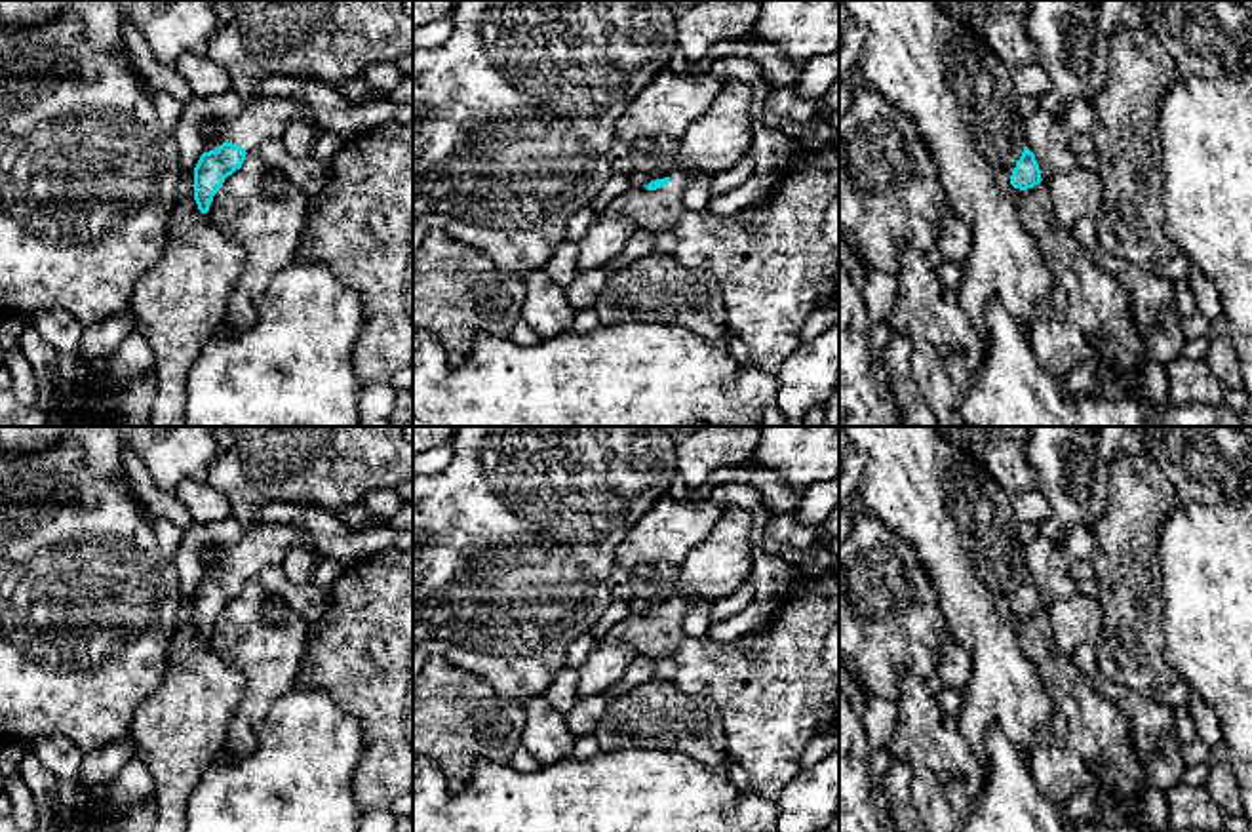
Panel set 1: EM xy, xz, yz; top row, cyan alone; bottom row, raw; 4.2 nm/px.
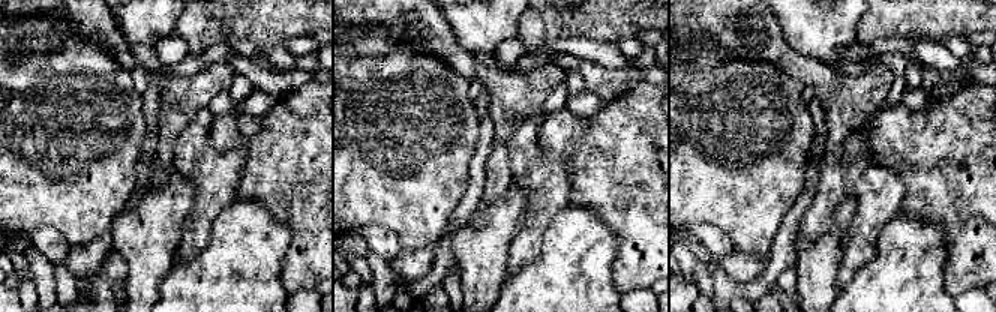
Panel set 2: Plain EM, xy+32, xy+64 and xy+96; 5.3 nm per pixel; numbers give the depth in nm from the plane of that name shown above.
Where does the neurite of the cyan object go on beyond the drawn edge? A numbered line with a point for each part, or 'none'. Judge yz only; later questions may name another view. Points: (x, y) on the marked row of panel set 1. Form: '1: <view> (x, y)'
1: yz (1045, 136)

